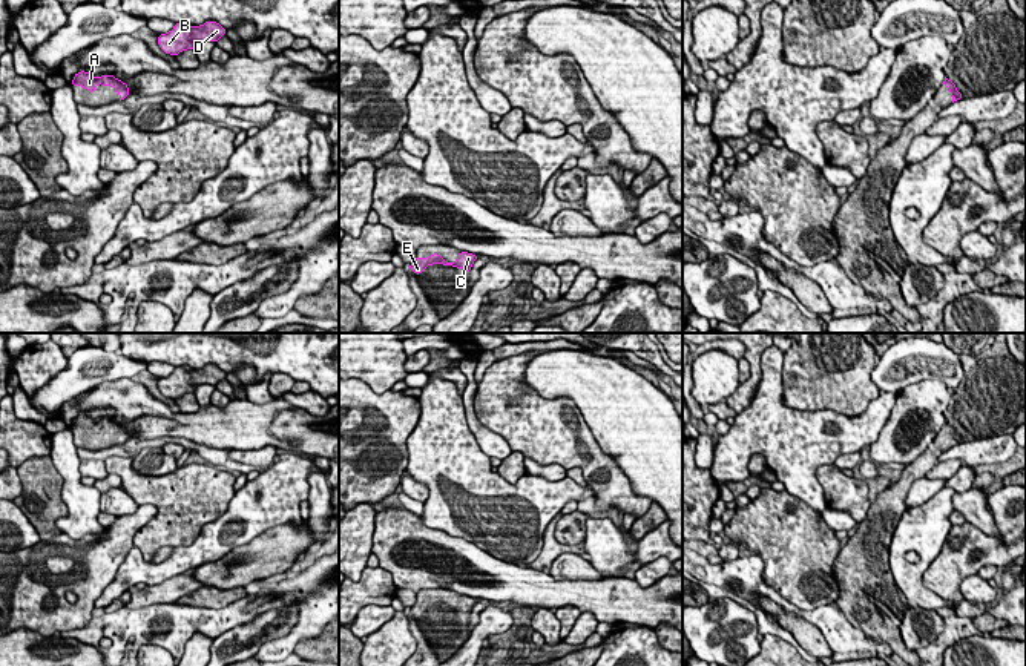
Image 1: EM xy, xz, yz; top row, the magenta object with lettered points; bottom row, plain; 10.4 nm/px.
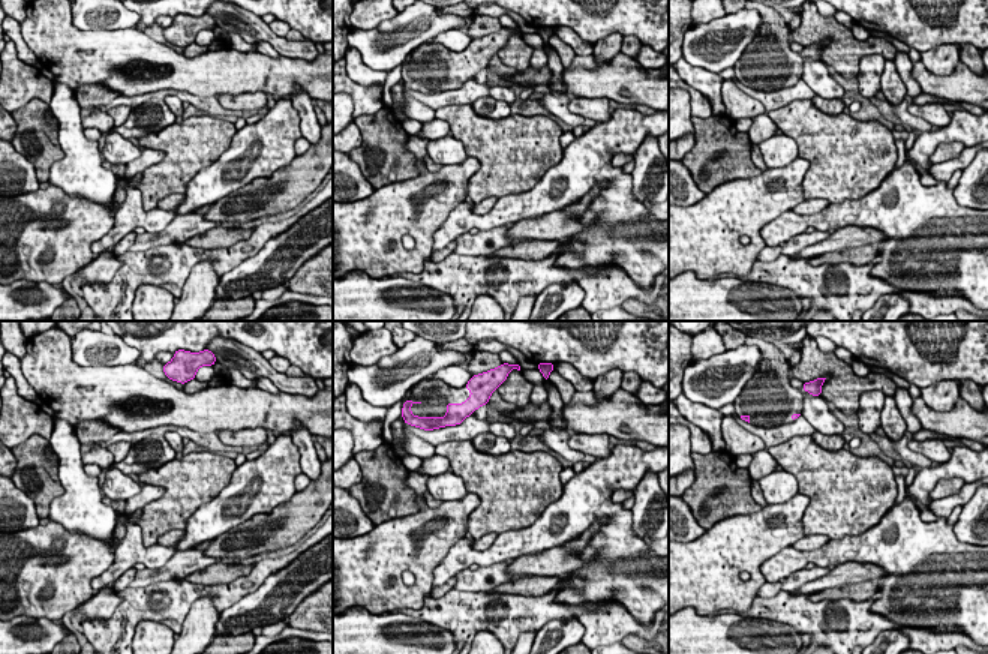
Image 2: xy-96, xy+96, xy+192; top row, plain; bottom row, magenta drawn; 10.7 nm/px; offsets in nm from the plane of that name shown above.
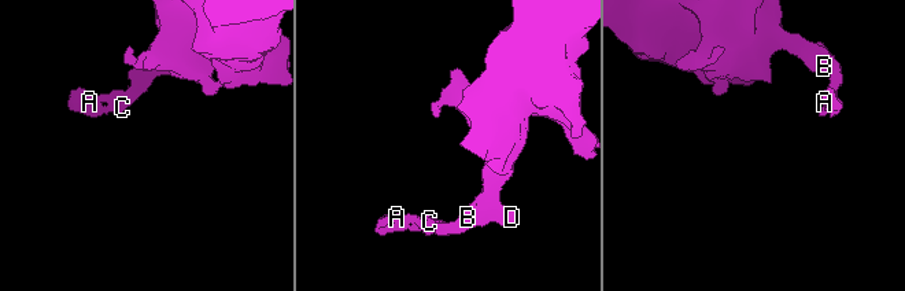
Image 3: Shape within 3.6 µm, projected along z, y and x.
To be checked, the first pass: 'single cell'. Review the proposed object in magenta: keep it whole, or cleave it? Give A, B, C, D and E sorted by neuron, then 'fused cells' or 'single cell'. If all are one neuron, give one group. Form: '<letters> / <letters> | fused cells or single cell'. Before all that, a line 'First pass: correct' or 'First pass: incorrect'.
First pass: correct
A B C D E | single cell

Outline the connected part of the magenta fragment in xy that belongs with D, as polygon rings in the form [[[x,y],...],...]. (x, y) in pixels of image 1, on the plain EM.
[[[213,364],[192,371],[186,371],[183,367],[175,367],[175,371],[170,376],[158,379],[158,388],[166,397],[178,399],[186,393],[195,393],[196,387],[201,384],[216,387],[225,379],[225,374],[225,371]]]

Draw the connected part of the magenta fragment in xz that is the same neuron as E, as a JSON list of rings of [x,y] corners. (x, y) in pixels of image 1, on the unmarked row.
[[[462,595],[462,597],[457,597],[455,606],[446,606],[439,597],[432,597],[431,600],[426,600],[425,603],[422,603],[420,600],[416,600],[416,603],[409,608],[408,612],[411,612],[416,618],[420,618],[431,608],[436,608],[436,609],[443,608],[443,609],[452,609],[455,612],[462,611],[465,617],[469,617],[477,602],[478,598]]]

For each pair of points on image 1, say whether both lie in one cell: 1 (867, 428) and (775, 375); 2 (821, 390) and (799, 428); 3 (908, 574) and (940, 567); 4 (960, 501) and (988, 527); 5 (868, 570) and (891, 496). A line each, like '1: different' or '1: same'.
1: same
2: different
3: different
4: same
5: same

